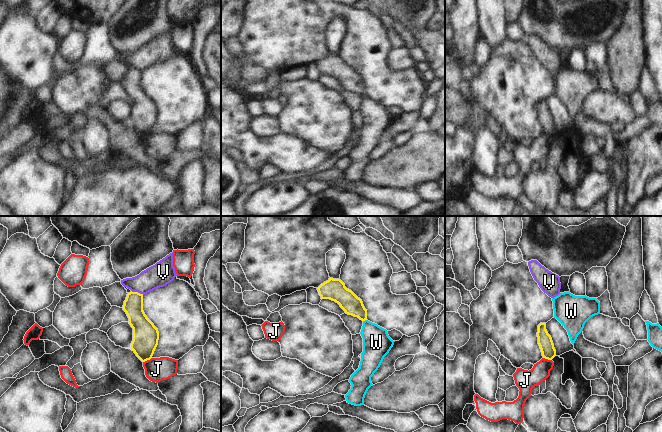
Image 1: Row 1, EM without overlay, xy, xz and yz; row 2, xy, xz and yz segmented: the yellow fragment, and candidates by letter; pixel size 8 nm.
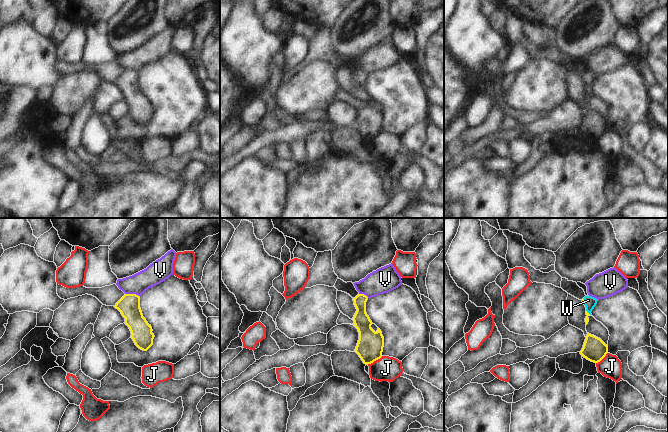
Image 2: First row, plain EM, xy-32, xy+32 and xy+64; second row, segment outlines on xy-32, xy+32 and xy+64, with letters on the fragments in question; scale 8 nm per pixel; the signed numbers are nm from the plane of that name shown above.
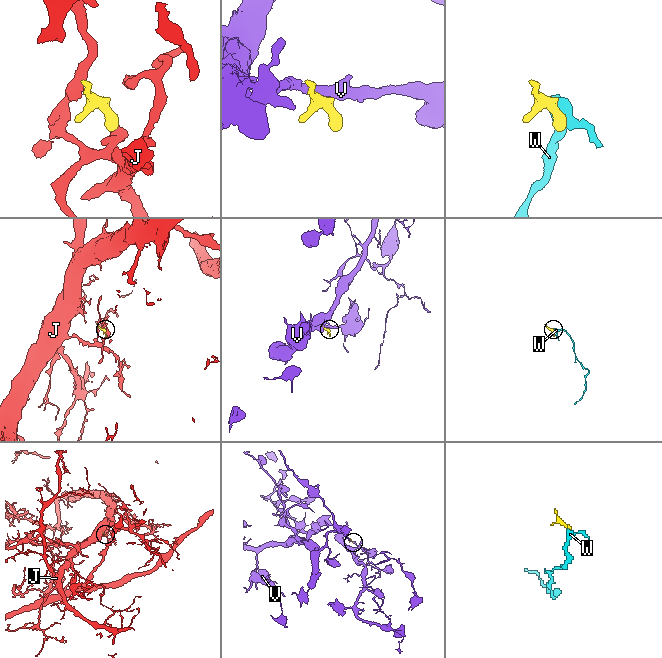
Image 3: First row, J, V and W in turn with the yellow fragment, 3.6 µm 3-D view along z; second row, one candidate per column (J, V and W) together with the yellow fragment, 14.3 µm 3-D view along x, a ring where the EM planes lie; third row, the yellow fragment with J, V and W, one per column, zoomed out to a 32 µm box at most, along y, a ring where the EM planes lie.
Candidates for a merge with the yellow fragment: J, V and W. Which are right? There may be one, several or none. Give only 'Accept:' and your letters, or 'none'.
Accept: W

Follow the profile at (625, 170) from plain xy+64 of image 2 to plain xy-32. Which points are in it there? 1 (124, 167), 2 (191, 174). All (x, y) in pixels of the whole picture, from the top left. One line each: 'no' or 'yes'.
1: yes
2: yes

